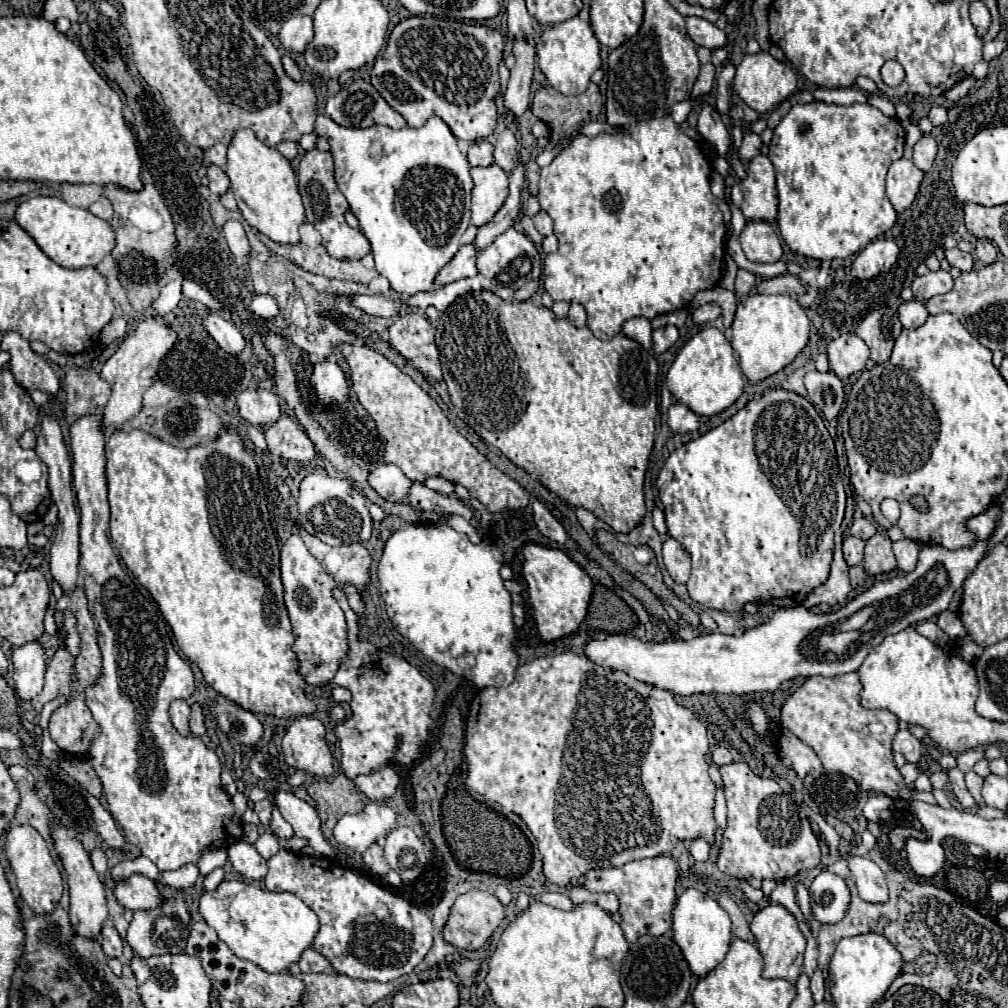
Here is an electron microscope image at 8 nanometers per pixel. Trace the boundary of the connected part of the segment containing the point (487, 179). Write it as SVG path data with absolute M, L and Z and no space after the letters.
M498 164L472 168L470 174L474 180L472 224L482 226L502 208L508 196L508 174Z

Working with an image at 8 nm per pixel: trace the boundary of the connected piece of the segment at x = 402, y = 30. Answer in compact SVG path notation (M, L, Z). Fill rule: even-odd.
M410 16L394 26L384 54L372 68L372 86L404 116L408 126L420 128L430 116L440 116L458 140L478 140L494 132L496 96L500 92L498 64L504 36L480 24Z

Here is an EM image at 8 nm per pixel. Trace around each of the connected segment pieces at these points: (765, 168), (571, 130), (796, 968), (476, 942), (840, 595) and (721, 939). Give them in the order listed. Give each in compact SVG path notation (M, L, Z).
M760 154L750 160L746 178L732 186L732 204L742 210L746 220L776 220L776 178L774 166L766 156Z
M594 84L580 96L564 96L552 86L544 86L536 92L532 102L532 112L544 120L550 128L550 140L554 144L564 142L568 136L576 134L578 128L594 120L602 108L600 92Z
M772 904L754 914L754 920L750 922L750 930L756 936L758 950L764 958L762 976L764 978L782 978L782 980L796 984L796 980L802 972L802 956L804 956L806 940L798 928L798 922L794 920L794 916L784 906Z
M474 888L456 898L442 934L444 940L452 944L456 950L478 950L488 942L488 938L502 924L502 920L504 920L504 906L500 904L500 900L490 892Z
M836 546L830 578L822 586L818 586L816 590L812 590L808 594L808 598L804 600L804 606L806 608L814 606L814 604L828 604L832 608L844 606L850 590L852 590L852 586L850 586L850 580L848 580L848 566L844 562L842 548Z
M686 888L676 898L672 936L674 936L676 944L680 946L692 972L696 976L706 976L710 970L714 970L724 960L724 956L728 952L728 946L732 940L730 918L726 914L726 910L722 910L714 898L710 898L708 894L696 890L696 888Z

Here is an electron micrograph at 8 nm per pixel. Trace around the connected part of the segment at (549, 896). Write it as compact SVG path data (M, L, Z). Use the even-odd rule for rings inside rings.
M544 892L542 896L540 896L540 900L544 902L544 904L550 904L550 906L554 906L554 908L560 908L560 910L570 910L574 904L570 902L570 898L566 896L566 894L560 894L560 892Z

